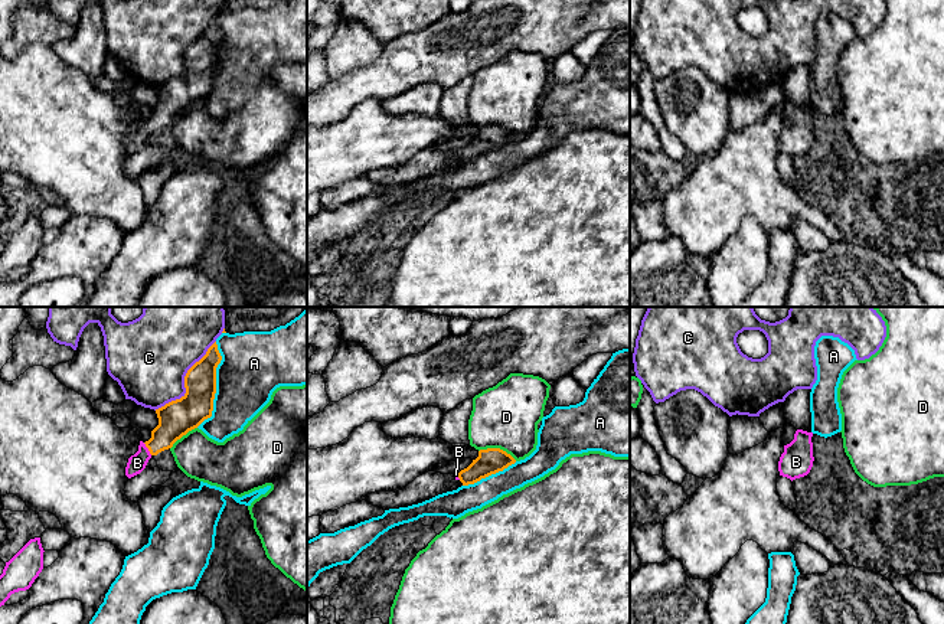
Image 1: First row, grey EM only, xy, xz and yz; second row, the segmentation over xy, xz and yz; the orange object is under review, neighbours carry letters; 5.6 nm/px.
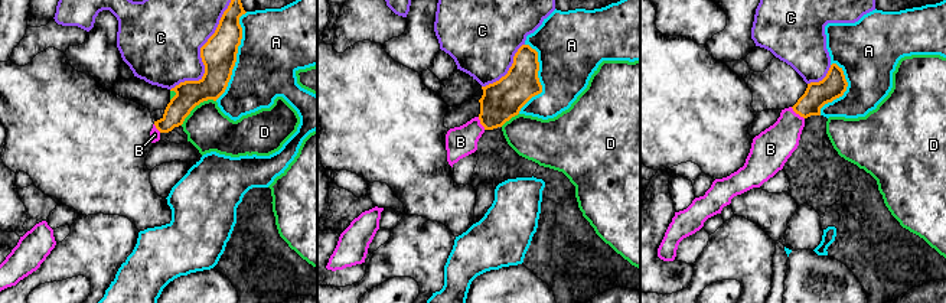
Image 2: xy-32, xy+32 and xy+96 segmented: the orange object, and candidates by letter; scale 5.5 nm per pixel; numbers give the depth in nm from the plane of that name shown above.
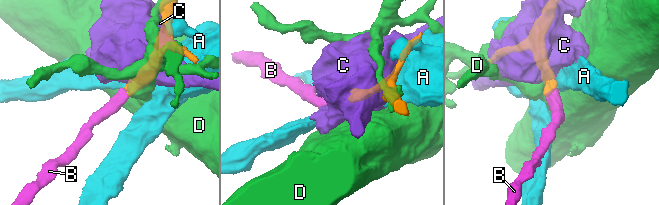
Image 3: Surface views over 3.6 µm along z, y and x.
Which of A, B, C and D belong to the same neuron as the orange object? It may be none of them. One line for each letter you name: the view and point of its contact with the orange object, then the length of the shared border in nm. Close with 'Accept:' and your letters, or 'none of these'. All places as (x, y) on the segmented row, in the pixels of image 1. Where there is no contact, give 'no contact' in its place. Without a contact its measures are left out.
B: xy (147, 447) | 90 nm
Accept: B

